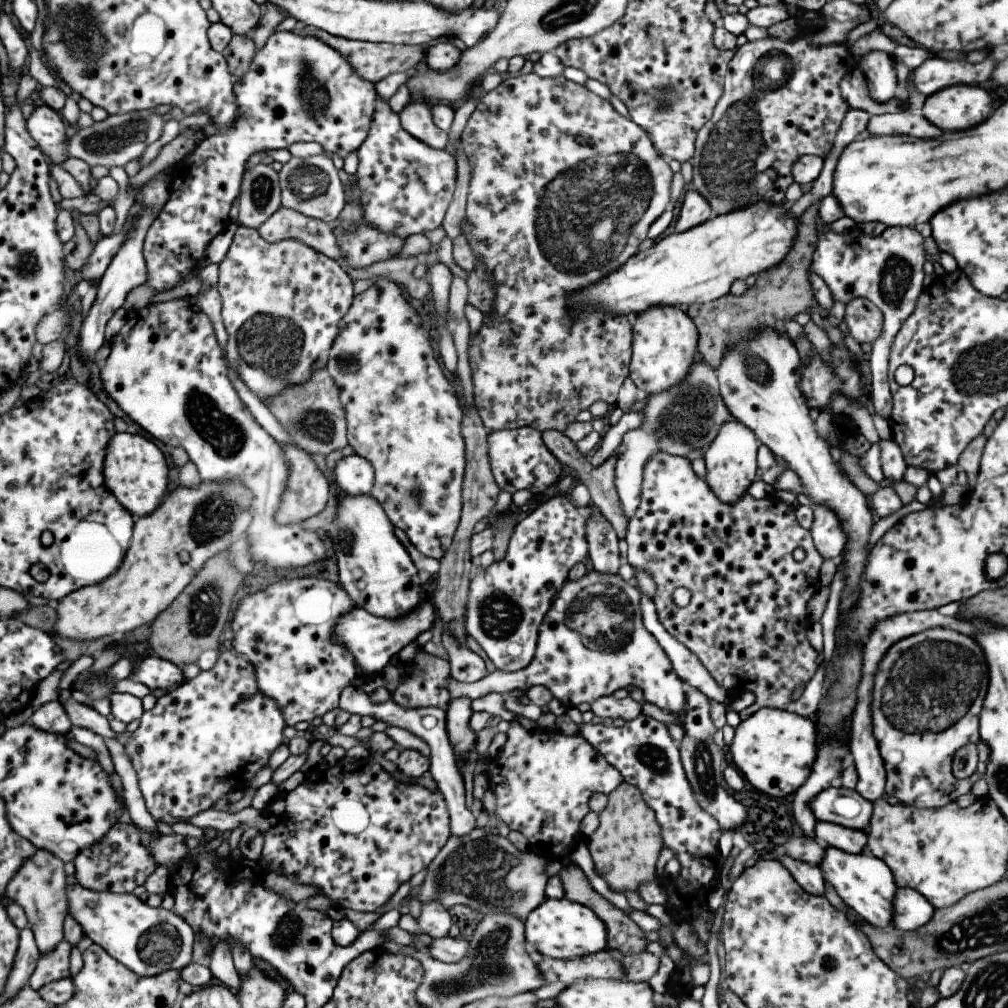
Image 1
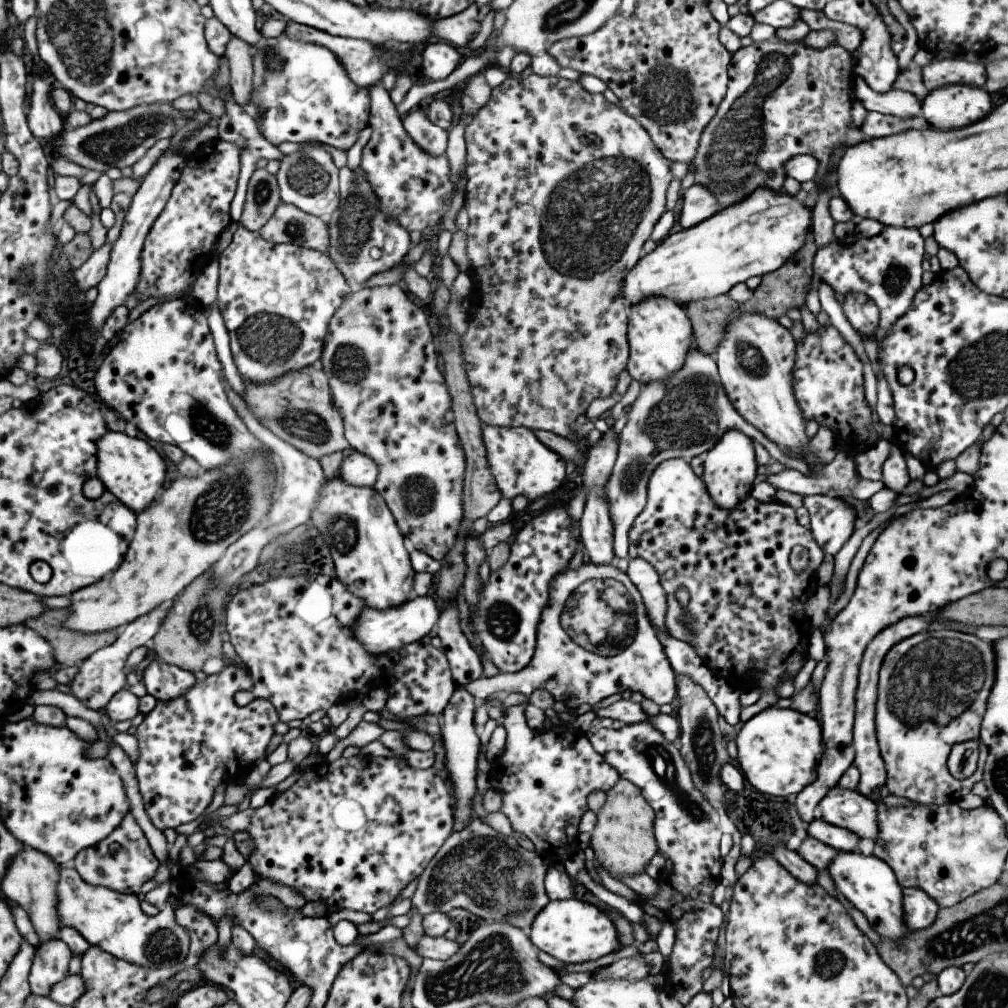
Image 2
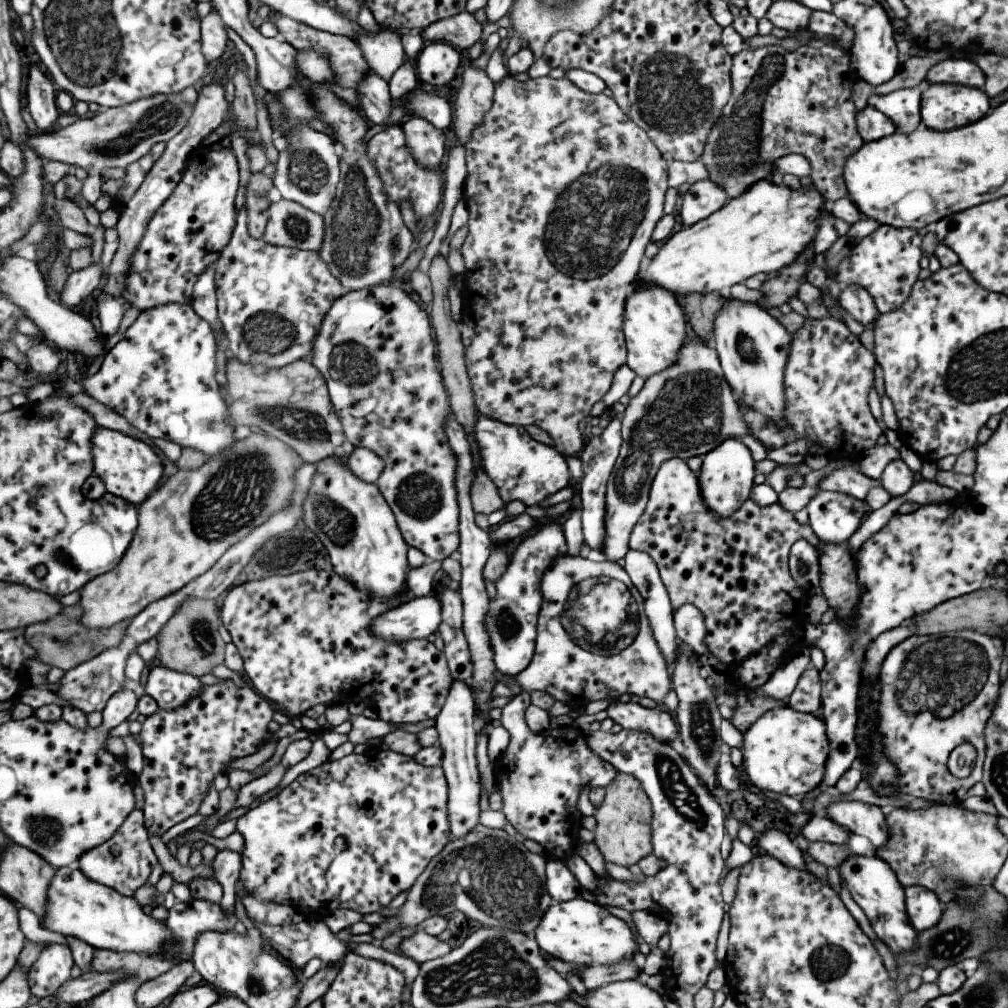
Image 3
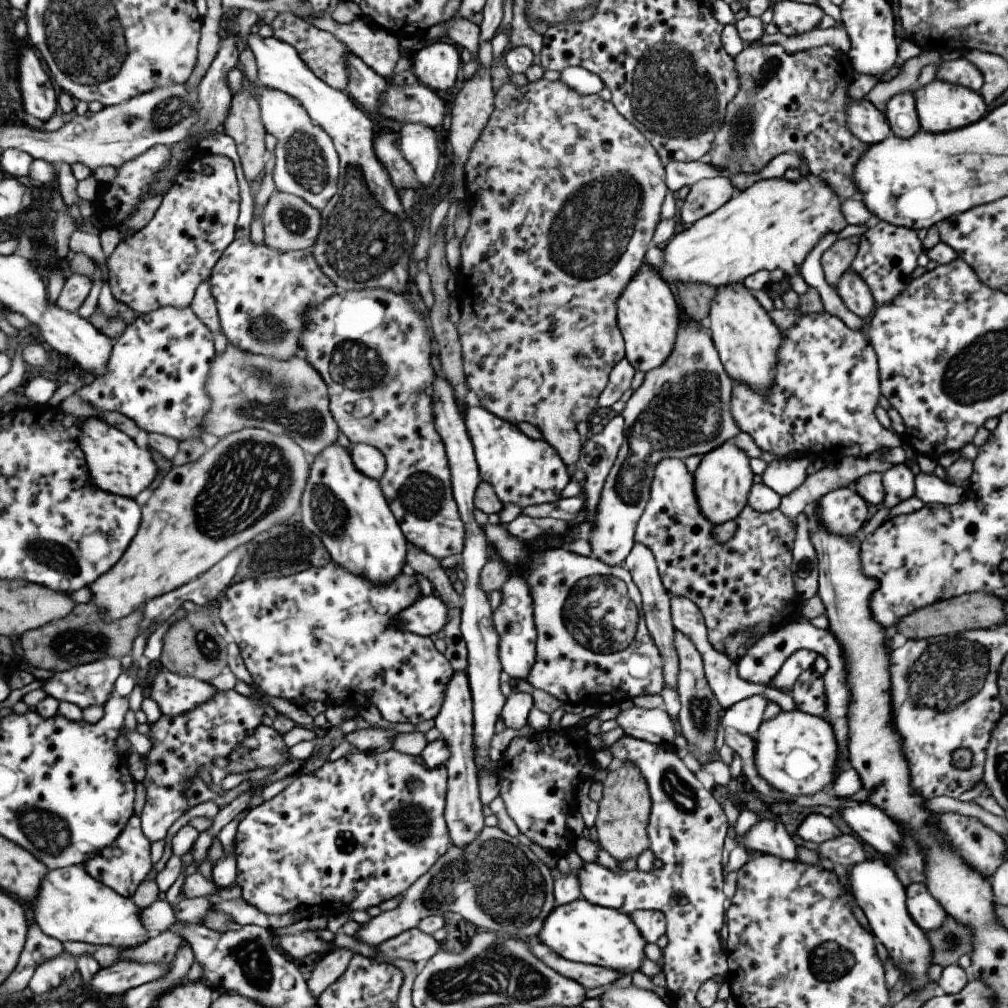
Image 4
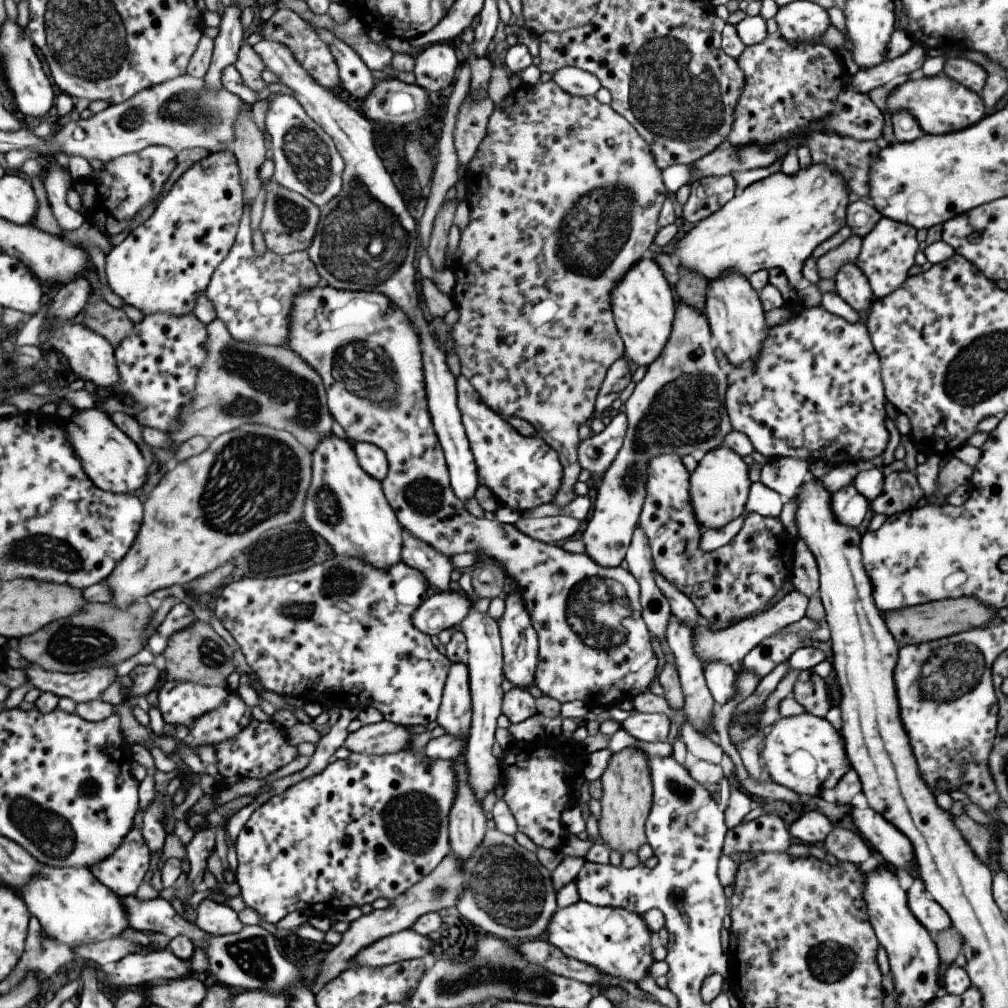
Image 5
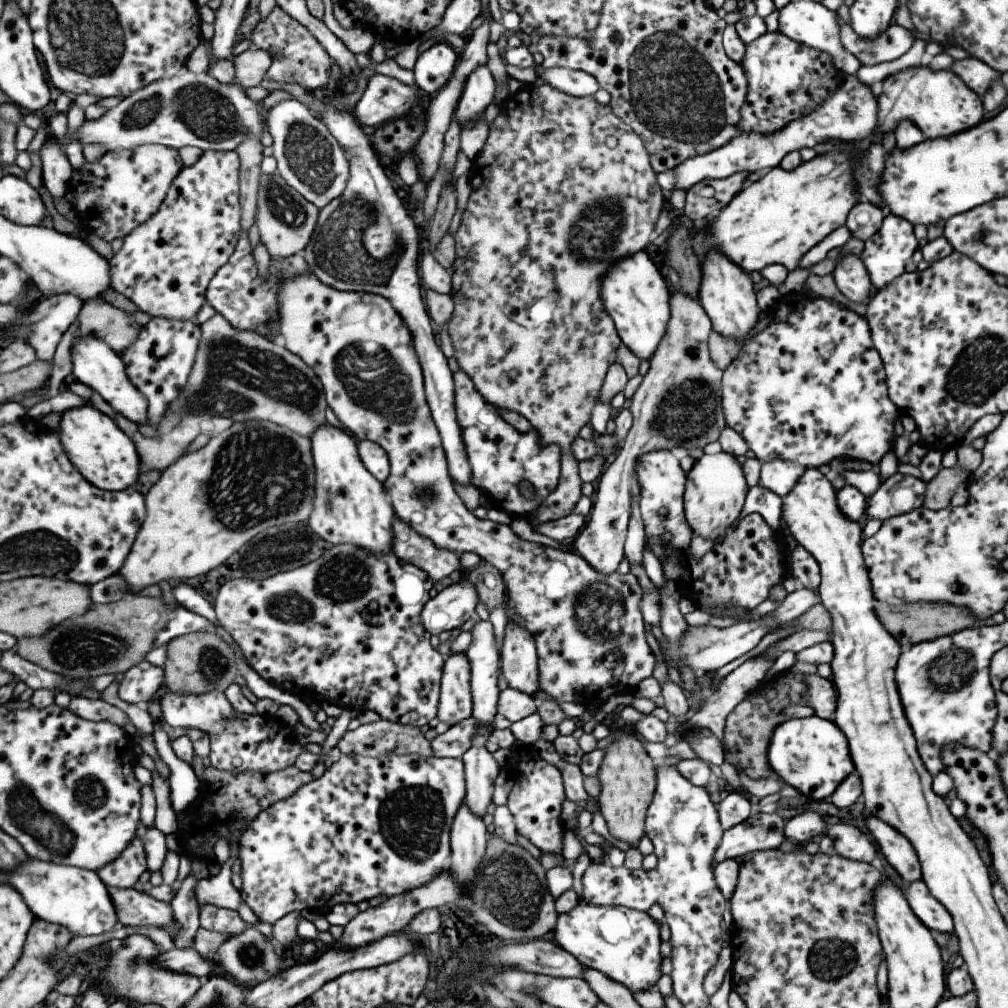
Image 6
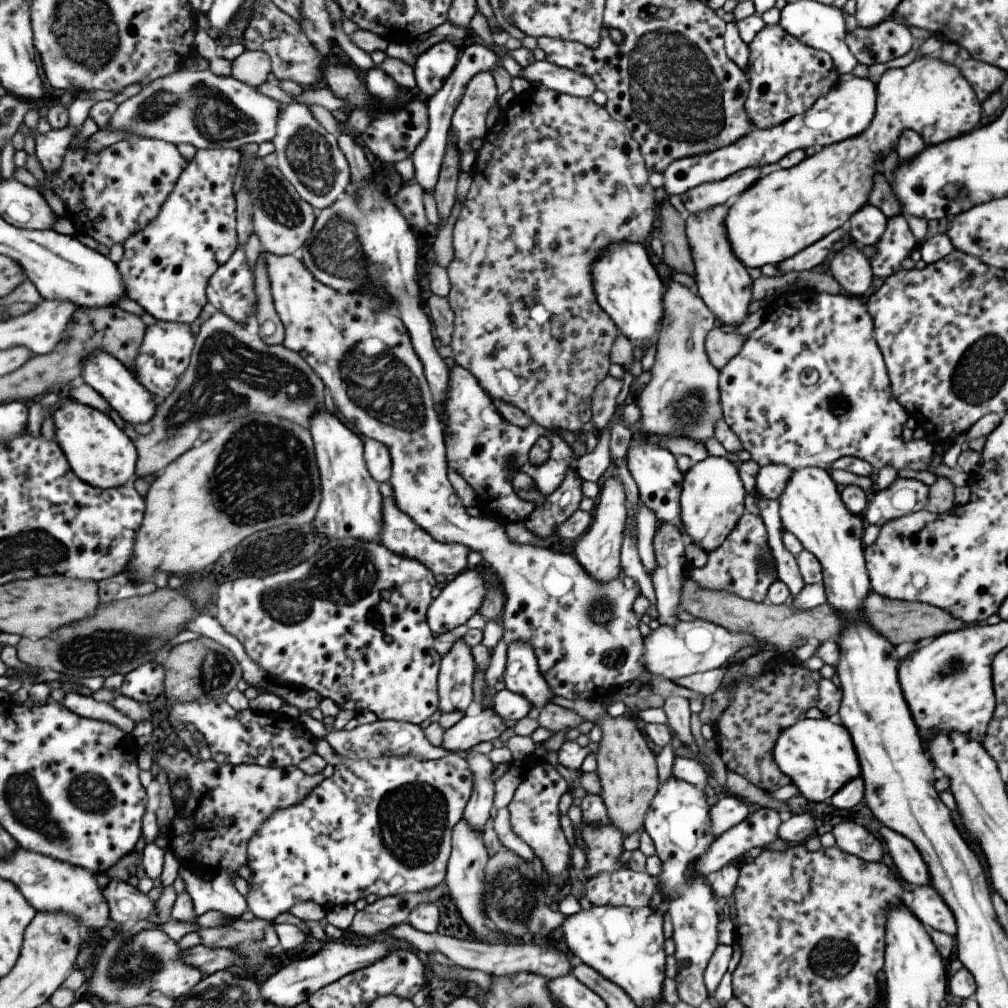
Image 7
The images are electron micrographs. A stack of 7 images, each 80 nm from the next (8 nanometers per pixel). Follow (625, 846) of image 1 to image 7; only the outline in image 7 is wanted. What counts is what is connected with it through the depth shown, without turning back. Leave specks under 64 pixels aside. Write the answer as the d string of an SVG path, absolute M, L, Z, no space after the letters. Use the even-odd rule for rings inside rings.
M553 696L551 703L566 709L571 709L582 718L597 725L601 731L596 756L596 769L594 773L600 782L599 795L606 808L610 821L625 836L635 832L642 825L647 807L657 792L659 782L655 768L653 751L647 746L646 737L635 725L635 717L629 712L611 715L607 712L603 702L590 700L567 700L562 696Z

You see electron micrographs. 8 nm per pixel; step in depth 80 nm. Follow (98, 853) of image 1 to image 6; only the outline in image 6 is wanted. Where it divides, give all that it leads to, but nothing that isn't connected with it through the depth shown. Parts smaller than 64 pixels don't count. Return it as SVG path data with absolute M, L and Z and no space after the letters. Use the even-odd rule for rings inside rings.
M133 837L114 861L96 872L105 886L120 889L132 887L141 872L146 871L144 848L140 841Z

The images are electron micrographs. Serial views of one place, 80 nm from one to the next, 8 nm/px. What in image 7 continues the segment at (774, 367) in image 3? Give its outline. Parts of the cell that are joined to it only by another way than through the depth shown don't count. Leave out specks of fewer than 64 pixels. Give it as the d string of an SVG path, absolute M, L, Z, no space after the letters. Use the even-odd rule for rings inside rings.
M729 204L711 205L709 208L684 215L684 231L687 244L690 246L691 258L694 264L694 291L714 314L716 319L724 324L735 324L737 328L747 314L747 305L752 300L752 280L747 275L742 262L734 255L727 240L724 225Z

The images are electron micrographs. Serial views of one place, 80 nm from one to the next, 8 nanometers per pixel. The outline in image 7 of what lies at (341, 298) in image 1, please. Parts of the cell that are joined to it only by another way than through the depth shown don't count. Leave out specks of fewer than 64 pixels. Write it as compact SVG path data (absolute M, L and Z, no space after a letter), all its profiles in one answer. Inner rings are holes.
M238 246L231 253L225 264L217 268L207 280L205 294L209 309L226 314L231 320L239 324L246 324L249 316L254 315L256 296L254 291L254 278L245 261L243 249Z

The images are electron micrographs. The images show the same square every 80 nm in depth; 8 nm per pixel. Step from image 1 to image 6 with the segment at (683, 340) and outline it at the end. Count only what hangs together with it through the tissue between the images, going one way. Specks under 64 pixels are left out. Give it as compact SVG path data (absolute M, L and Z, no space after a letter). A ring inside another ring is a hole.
M645 250L637 251L613 263L606 275L602 276L599 298L605 312L614 322L620 342L640 361L649 359L665 332L670 315L670 292L667 291L663 276L651 261L650 255Z

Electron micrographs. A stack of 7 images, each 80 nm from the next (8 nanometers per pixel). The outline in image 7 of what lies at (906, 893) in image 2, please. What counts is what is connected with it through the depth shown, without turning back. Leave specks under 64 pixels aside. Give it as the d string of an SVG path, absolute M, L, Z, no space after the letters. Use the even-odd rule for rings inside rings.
M916 886L907 894L906 905L923 926L954 936L956 924L953 913L933 887Z

